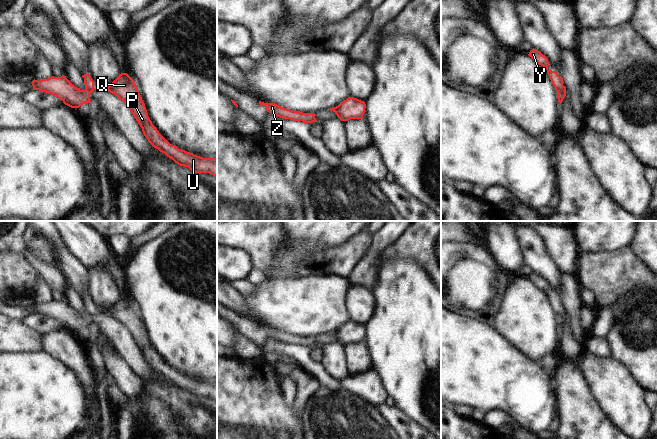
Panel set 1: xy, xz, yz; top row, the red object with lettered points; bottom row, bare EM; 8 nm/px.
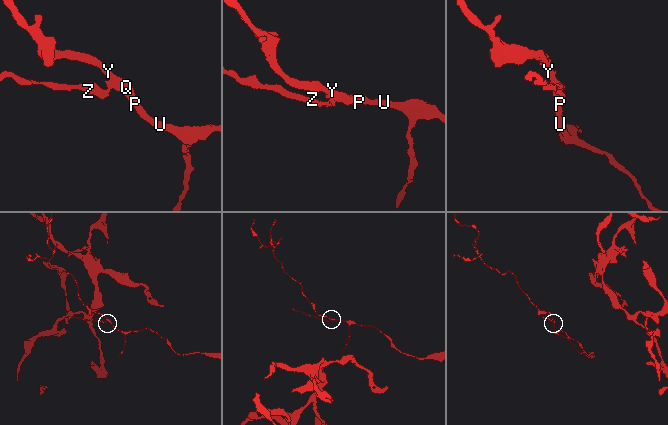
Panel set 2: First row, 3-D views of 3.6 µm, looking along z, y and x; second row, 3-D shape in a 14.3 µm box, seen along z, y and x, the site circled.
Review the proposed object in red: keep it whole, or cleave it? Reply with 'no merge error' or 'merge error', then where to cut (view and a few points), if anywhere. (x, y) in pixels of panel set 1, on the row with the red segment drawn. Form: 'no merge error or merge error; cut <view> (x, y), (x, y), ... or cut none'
merge error; cut yz (565, 92), (558, 93)

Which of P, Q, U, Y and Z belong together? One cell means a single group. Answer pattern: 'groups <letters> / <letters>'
groups P Q U Y / Z

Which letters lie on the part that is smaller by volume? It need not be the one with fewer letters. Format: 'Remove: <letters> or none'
Remove: Z

